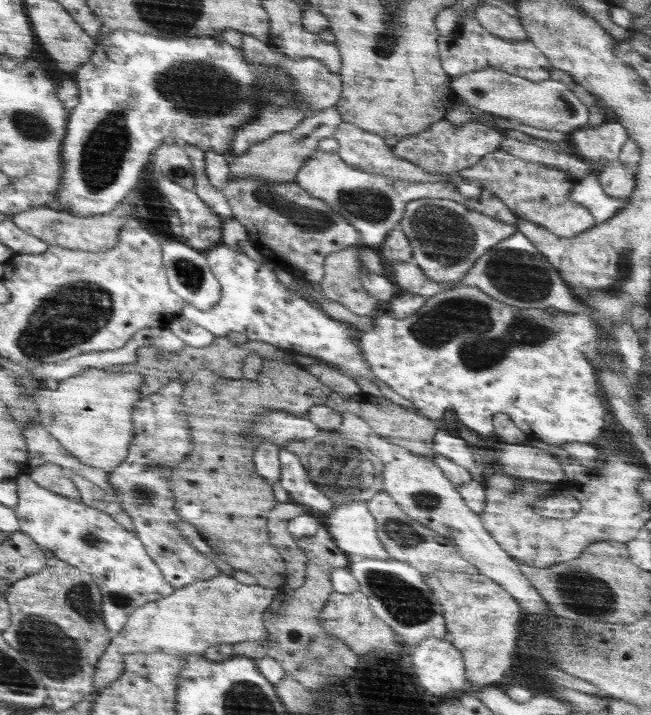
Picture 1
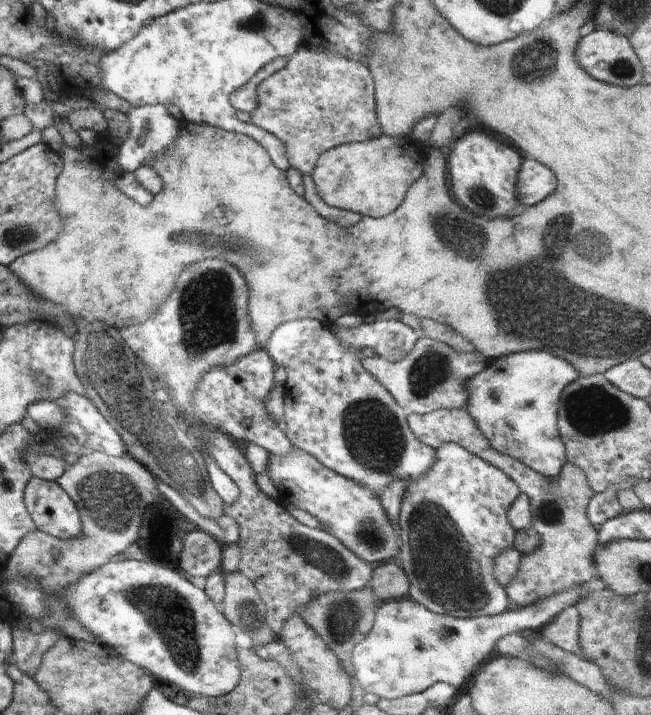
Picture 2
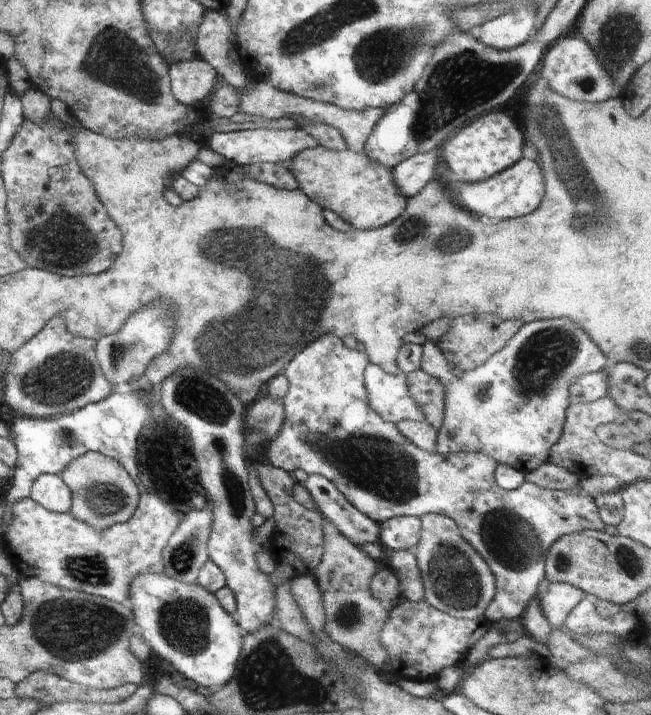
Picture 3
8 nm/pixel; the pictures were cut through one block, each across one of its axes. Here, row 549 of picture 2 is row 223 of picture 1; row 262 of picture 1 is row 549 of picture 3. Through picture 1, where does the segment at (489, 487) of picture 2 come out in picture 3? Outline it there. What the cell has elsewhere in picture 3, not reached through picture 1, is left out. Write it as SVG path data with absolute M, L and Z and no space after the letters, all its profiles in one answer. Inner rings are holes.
M444 514L420 517L420 540L414 551L424 588L424 601L431 607L458 619L482 619L494 599L495 579L484 558L464 540L456 522Z

